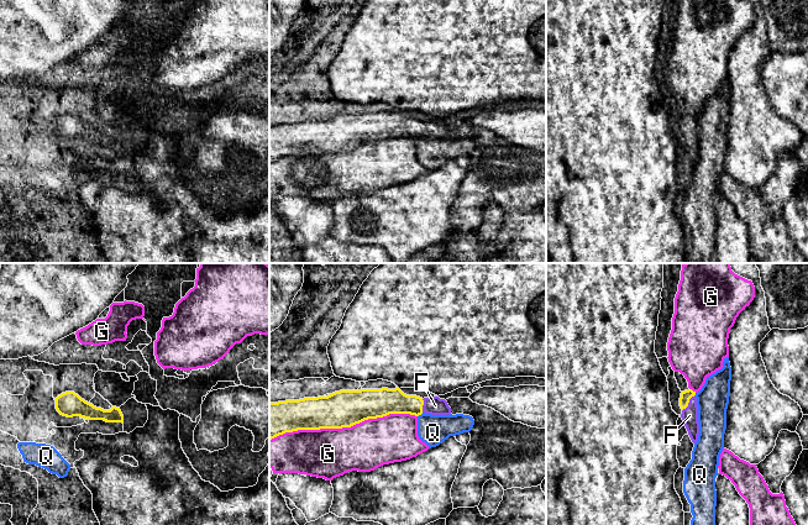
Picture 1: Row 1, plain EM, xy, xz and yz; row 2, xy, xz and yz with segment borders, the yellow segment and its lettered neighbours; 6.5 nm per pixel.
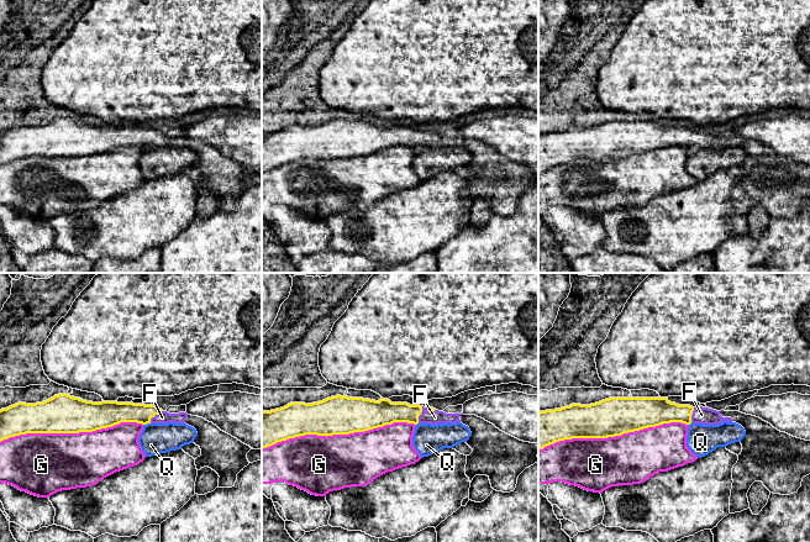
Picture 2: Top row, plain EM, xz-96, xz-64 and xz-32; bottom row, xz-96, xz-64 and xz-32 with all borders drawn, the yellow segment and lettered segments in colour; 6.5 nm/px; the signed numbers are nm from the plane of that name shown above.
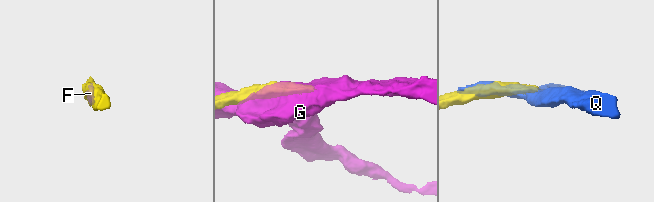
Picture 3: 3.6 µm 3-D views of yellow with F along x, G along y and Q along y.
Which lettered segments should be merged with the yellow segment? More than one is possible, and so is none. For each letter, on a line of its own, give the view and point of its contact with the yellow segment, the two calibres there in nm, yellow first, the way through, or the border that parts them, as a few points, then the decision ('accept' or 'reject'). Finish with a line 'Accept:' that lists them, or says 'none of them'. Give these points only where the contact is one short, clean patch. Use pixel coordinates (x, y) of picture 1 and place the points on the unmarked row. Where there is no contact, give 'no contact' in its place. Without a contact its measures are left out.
F: meets yellow in yz at (688, 125); 70 nm thick on the yellow side, 110 nm on the other; runs through yz (686, 119), (688, 125), (690, 138); accept
G: meets yellow in xz at (342, 150); 240 nm thick on the yellow side, 320 nm on the other; reject
Q: meets yellow in xz at (420, 137); 170 nm thick on the yellow side, 200 nm on the other; reject
Accept: F

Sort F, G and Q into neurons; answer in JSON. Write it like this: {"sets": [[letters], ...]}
{"sets": [["F"], ["G"], ["Q"]]}

